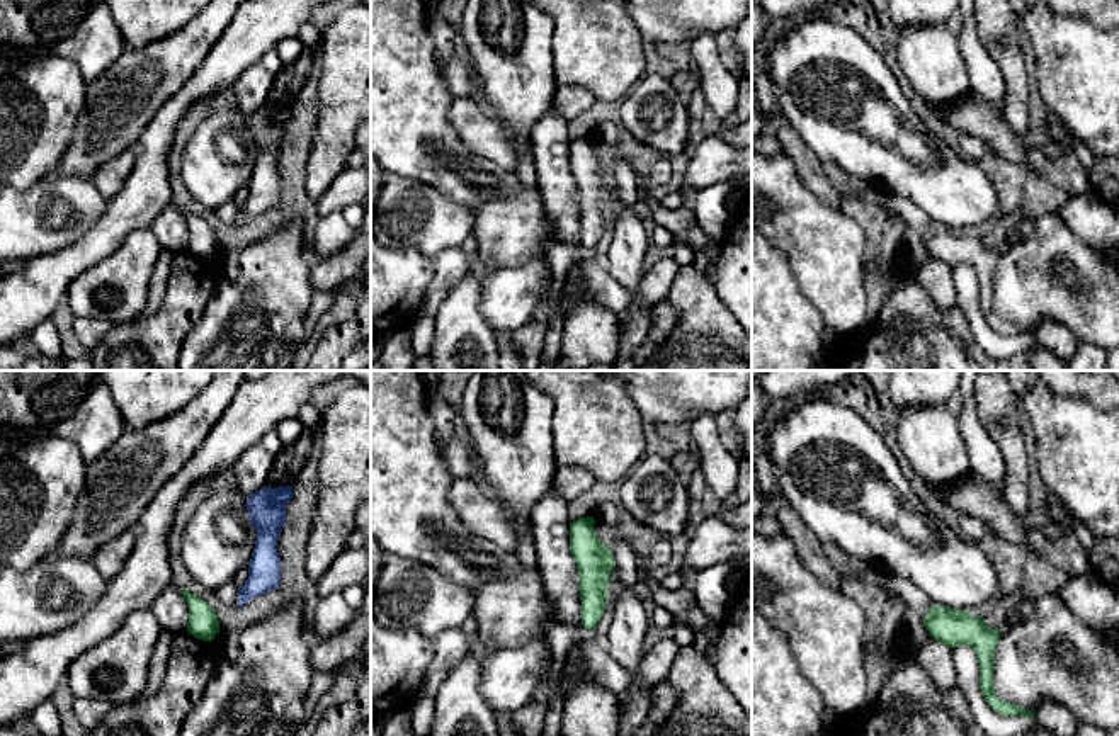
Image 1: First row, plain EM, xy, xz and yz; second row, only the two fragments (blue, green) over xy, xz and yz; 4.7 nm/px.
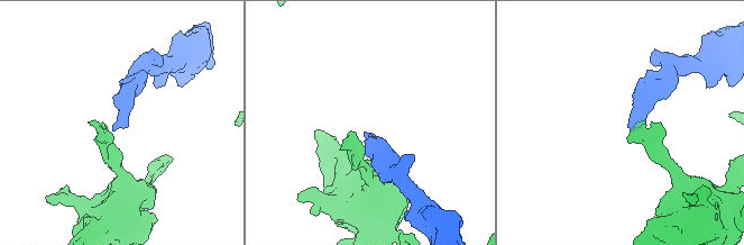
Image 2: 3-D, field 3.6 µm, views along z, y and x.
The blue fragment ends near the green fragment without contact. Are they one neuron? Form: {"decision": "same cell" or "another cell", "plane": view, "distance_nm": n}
{"decision": "another cell", "plane": "xy", "distance_nm": 110}

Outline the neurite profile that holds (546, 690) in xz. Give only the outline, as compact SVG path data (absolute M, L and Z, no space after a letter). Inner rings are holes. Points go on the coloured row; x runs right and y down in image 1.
M548 663L542 670L542 677L534 690L531 702L542 704L546 709L549 707L551 700L560 695L563 700L570 692L570 680L566 671L563 670L558 678L551 680L551 663Z

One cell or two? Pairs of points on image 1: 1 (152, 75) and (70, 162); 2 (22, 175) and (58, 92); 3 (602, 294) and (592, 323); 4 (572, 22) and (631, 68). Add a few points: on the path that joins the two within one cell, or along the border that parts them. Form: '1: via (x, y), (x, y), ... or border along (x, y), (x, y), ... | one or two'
1: via (130, 97), (92, 140) | one
2: via (29, 155), (39, 145), (48, 128), (48, 113) | one
3: border along (580, 269), (584, 296), (618, 315) | two
4: via (587, 34), (616, 63) | one

